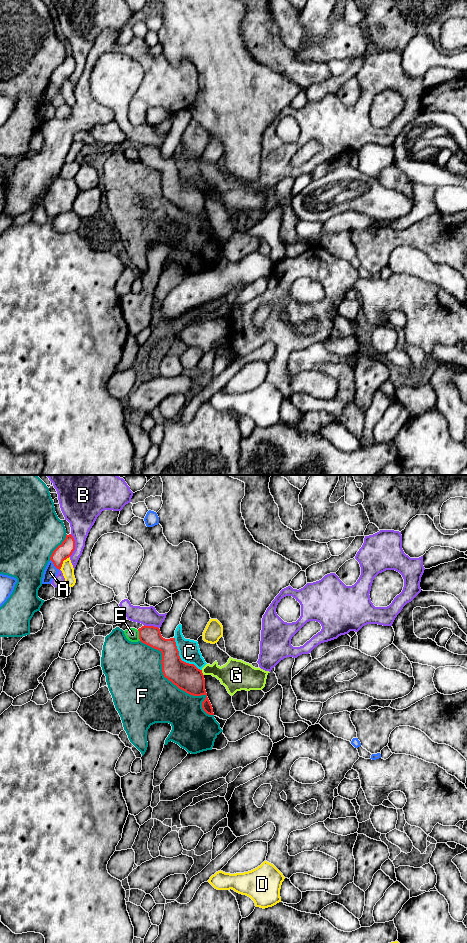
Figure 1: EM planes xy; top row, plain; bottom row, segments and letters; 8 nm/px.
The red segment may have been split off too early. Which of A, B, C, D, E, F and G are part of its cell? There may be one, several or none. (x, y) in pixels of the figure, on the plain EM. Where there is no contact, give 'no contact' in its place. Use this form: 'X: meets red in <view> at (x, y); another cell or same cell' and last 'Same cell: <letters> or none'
A: meets red in xy at (54, 85); another cell
B: meets red in xy at (74, 65); another cell
C: meets red in xy at (180, 178); another cell
D: meets red in xy at (62, 82); another cell
E: meets red in xy at (139, 155); another cell
F: meets red in xy at (174, 204); another cell
G: meets red in xy at (202, 193); another cell
Same cell: none

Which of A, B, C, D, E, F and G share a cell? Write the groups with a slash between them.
A / B / C G / D / E / F

